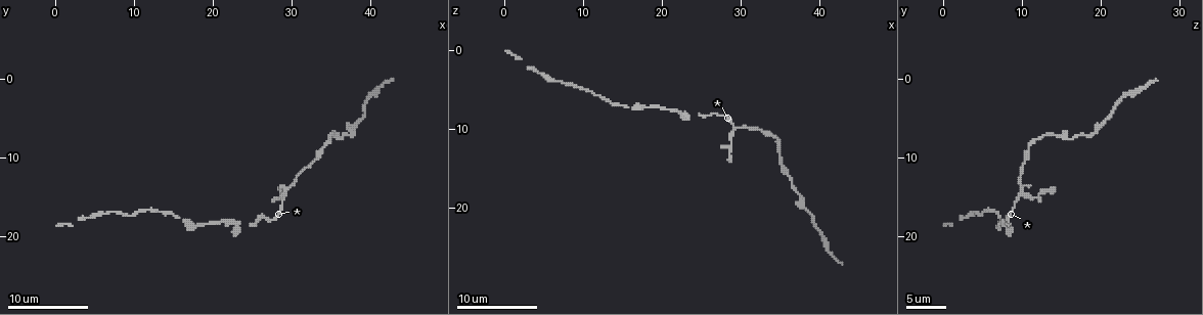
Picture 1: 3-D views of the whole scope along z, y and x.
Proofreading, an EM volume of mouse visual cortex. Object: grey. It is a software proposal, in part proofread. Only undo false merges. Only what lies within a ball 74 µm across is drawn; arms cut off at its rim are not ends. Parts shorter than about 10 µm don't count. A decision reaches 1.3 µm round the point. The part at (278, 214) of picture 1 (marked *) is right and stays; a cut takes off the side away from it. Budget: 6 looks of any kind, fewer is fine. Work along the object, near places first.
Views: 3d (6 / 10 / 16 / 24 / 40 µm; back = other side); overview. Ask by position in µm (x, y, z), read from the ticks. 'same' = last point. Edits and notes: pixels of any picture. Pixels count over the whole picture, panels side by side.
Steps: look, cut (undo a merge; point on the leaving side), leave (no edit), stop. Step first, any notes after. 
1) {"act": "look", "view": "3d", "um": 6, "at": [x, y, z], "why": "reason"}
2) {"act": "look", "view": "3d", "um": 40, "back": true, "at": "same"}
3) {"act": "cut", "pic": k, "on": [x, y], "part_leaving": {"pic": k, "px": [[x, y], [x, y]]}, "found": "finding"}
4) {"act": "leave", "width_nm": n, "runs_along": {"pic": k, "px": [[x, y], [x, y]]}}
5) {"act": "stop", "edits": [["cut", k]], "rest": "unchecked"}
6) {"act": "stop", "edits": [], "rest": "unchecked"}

{"act": "look", "view": "3d", "um": 10, "at": [35.0, 7.0, 14.4], "why": "thick turns thin"}

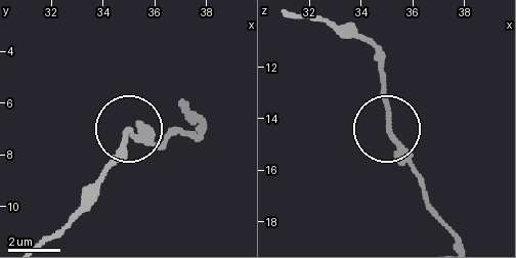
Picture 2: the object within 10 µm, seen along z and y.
{"act": "leave", "found": "all the same neuron"}

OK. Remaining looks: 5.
{"act": "look", "view": "3d", "um": 10, "at": [9.6, 17.2, 4.6], "why": "thick turns thin"}

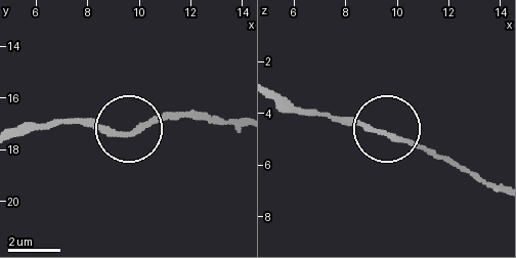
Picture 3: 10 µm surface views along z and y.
{"act": "look", "view": "3d", "um": 6, "at": [9.7, 17.3, 4.8]}

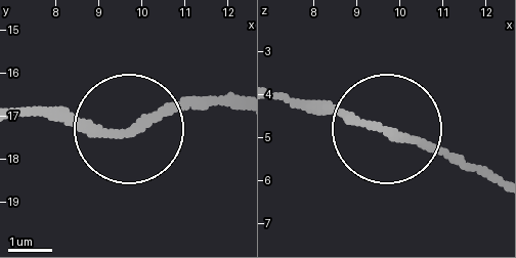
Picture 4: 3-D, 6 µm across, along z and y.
{"act": "leave", "runs_along": {"pic": 4, "px": [[234, 108], [202, 100], [114, 133], [29, 112]]}, "found": "continuous, no second neuron"}

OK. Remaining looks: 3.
{"act": "look", "view": "3d", "um": 10, "at": [16.4, 17.8, 7.2], "why": "calibre changes"}

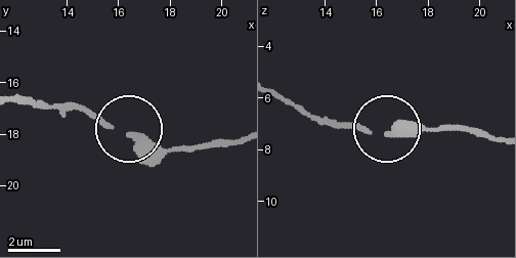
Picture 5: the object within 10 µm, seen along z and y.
{"act": "look", "view": "3d", "um": 10, "back": true, "at": [16.4, 18.0, 7.4], "why": "other side"}

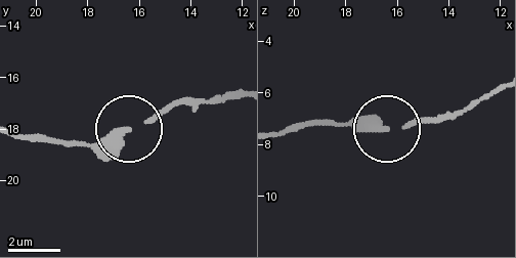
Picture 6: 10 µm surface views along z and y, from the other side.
{"act": "leave", "width_nm": 240, "runs_along": {"pic": 6, "px": [[19, 133], [99, 146], [172, 109], [196, 106]]}, "found": "one neuron here"}

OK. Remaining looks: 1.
{"act": "stop", "edits": [], "rest": "unchecked"}

